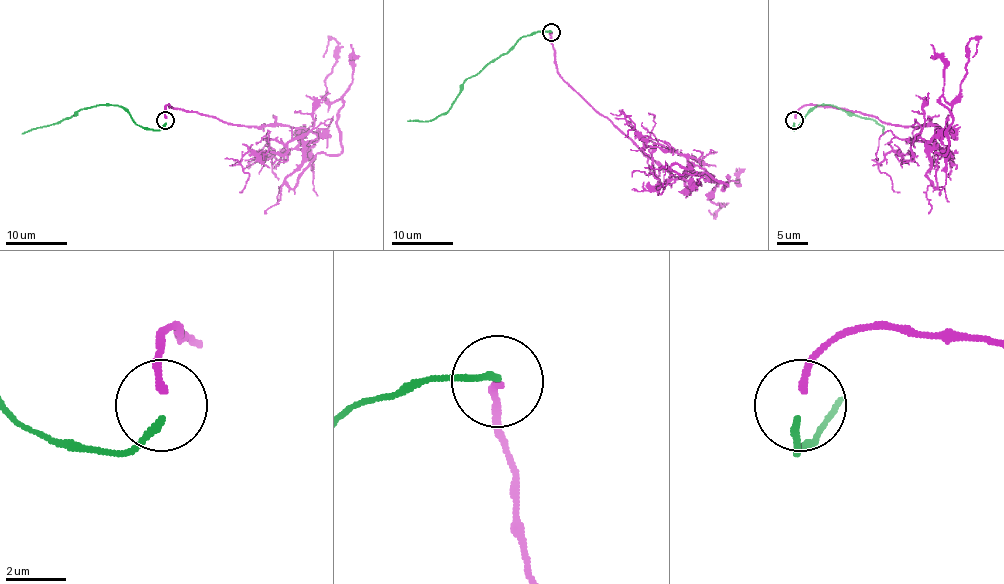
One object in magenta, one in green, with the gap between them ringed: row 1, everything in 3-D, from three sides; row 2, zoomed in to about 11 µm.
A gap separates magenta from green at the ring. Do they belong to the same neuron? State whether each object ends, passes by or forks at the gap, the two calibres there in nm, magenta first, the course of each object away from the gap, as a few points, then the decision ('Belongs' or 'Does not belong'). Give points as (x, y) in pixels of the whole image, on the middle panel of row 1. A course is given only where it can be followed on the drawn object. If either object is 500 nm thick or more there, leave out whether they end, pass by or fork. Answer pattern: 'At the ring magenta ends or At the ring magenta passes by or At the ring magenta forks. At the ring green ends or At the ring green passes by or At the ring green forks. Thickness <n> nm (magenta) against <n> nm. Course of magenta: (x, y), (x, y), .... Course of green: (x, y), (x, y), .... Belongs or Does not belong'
At the ring magenta ends. At the ring green ends. Thickness 240 nm (magenta) against 240 nm. Course of magenta: (550, 32), (556, 72), (645, 153), (722, 190), (728, 178), (711, 196), (723, 205), (708, 210). Course of green: (552, 32), (524, 35), (505, 54), (491, 60), (463, 83), (454, 103), (445, 113), (431, 120), (408, 120). Belongs

